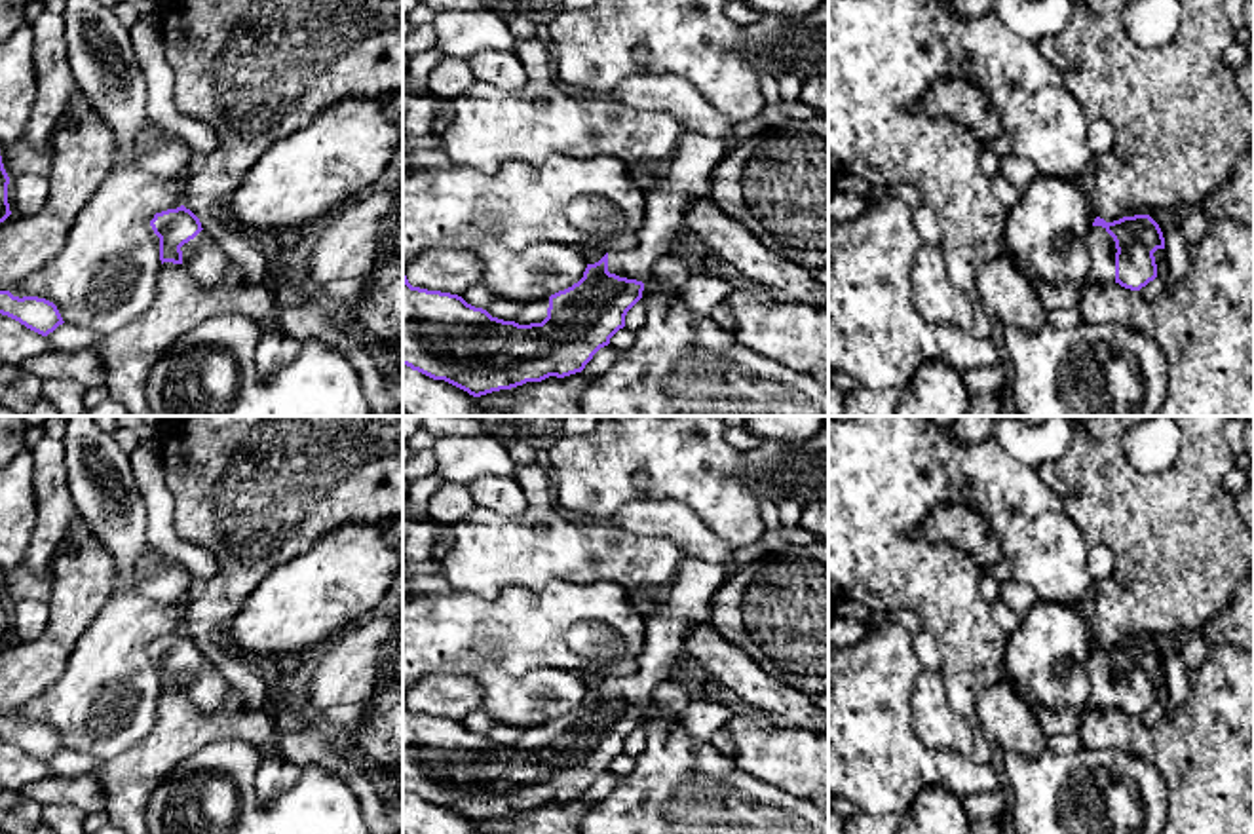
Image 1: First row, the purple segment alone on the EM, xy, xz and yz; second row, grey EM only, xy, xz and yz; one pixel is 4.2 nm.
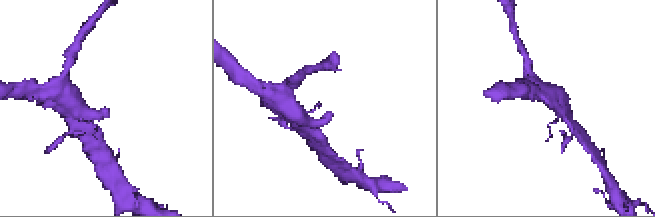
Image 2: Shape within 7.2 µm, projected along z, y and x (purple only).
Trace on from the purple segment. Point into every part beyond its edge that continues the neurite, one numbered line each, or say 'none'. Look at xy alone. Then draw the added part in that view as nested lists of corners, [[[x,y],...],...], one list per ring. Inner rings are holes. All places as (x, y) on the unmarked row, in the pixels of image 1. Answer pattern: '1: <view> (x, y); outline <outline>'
1: xy (204, 684); outline [[[205,655],[184,669],[180,676],[184,695],[205,712],[215,712],[230,688],[218,667]]]

